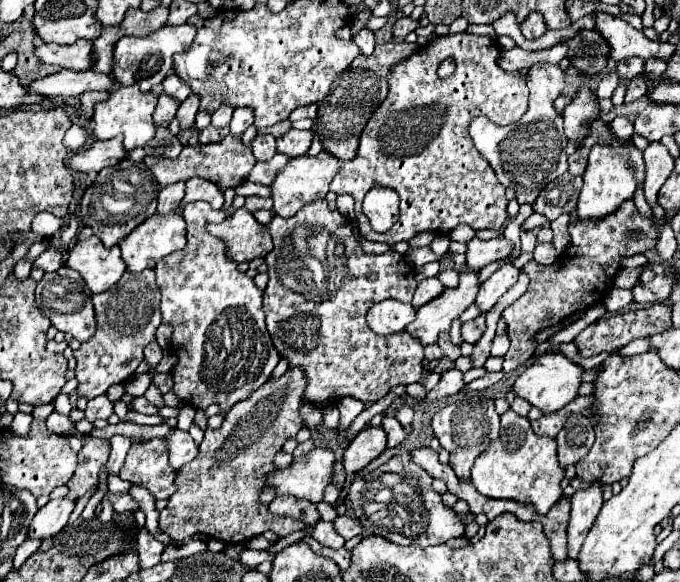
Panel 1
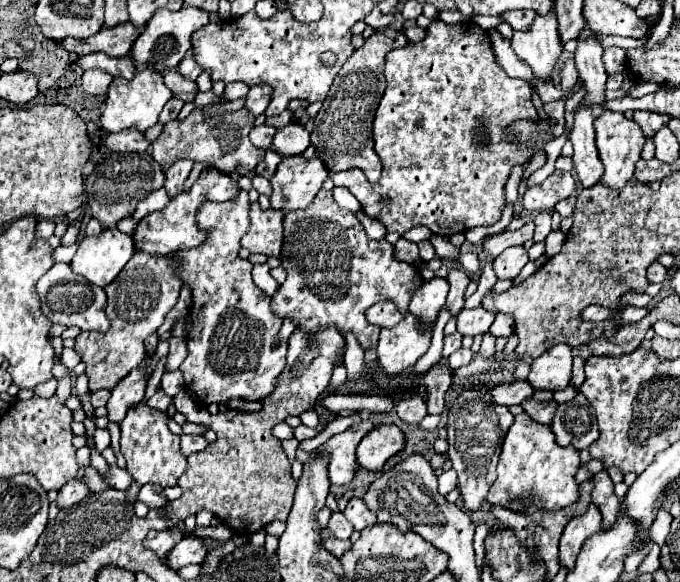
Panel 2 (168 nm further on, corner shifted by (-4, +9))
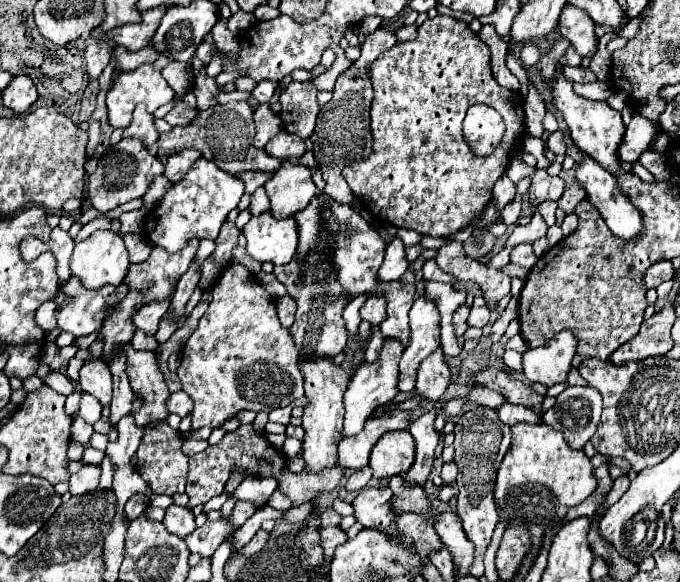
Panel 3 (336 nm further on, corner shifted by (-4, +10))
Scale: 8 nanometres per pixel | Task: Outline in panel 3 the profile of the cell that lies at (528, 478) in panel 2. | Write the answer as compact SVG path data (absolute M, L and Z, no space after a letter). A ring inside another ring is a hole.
M544 422L514 424L512 444L496 476L494 500L510 518L524 518L530 524L552 524L562 520L568 508L580 504L596 488L594 468L584 450L572 450L560 432L552 432Z

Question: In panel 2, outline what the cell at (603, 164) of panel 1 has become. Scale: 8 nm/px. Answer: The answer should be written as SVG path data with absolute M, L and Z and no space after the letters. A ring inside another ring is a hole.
M604 111L596 119L594 129L596 129L596 147L600 153L600 159L606 167L602 183L610 185L612 189L622 189L626 185L626 181L632 179L634 165L640 159L640 151L646 141L642 135L642 129L632 119L626 119L622 113L614 113L614 111Z

